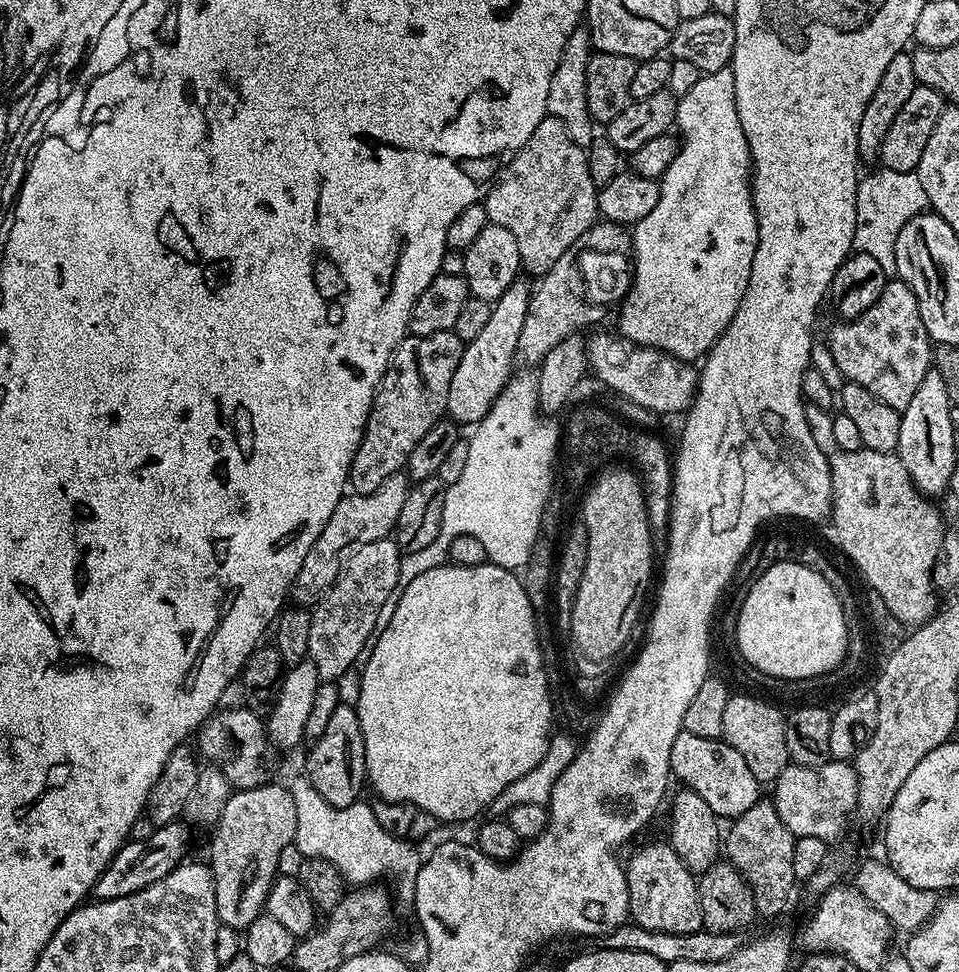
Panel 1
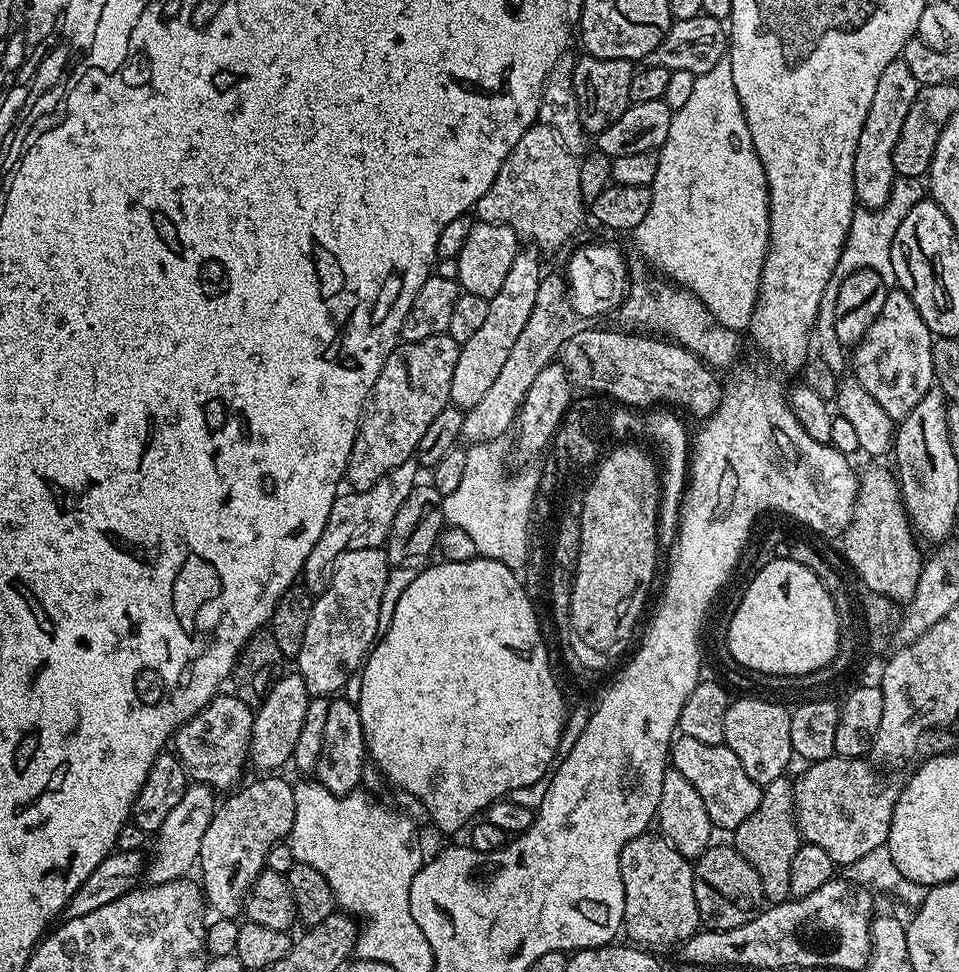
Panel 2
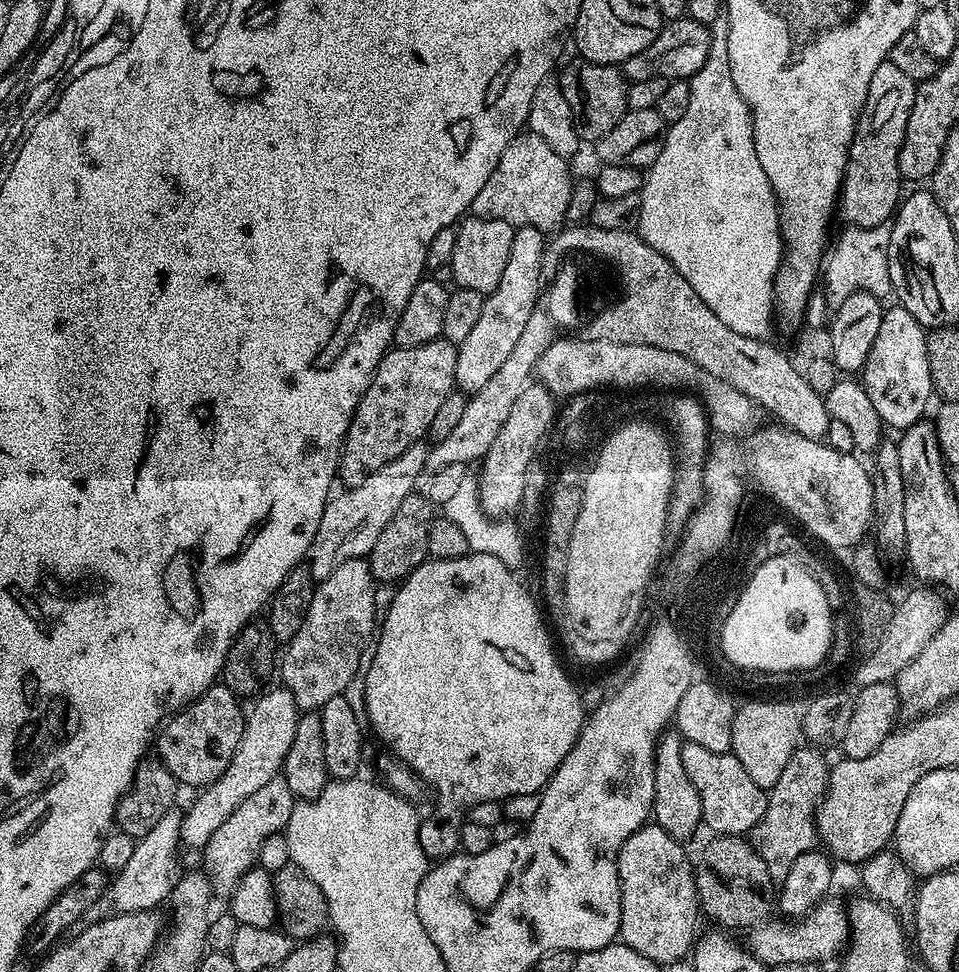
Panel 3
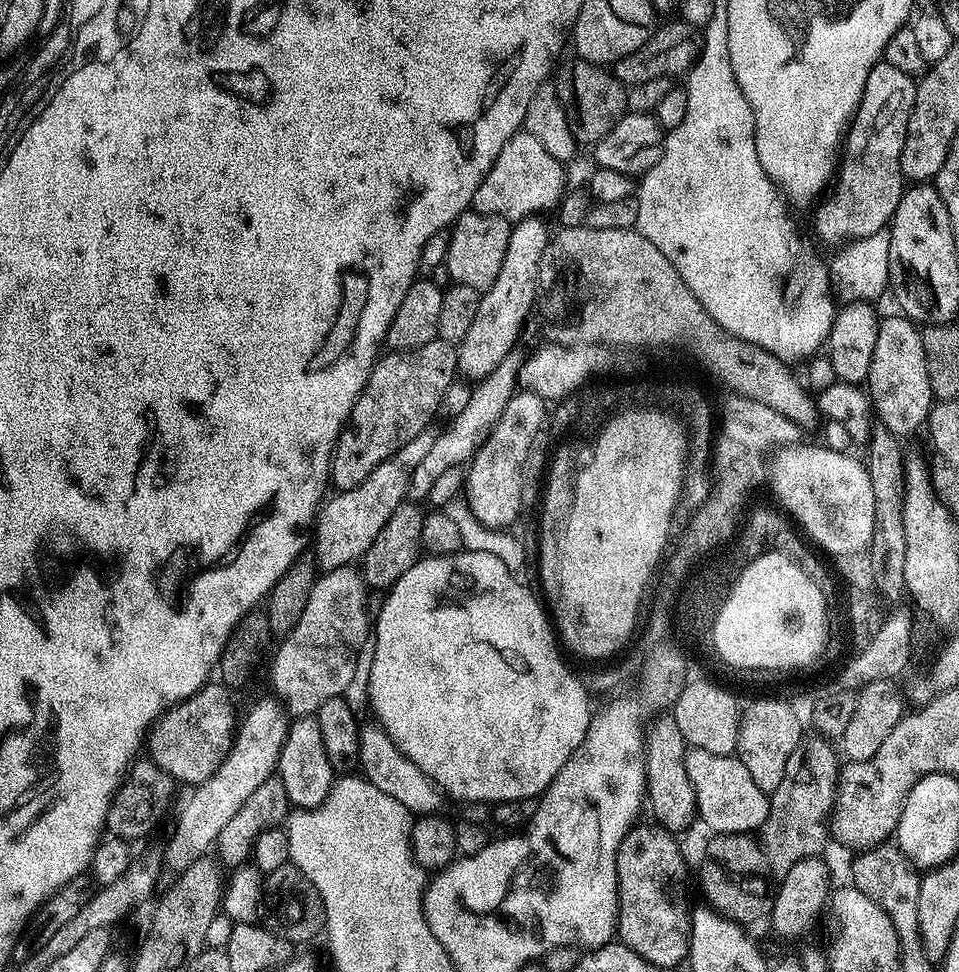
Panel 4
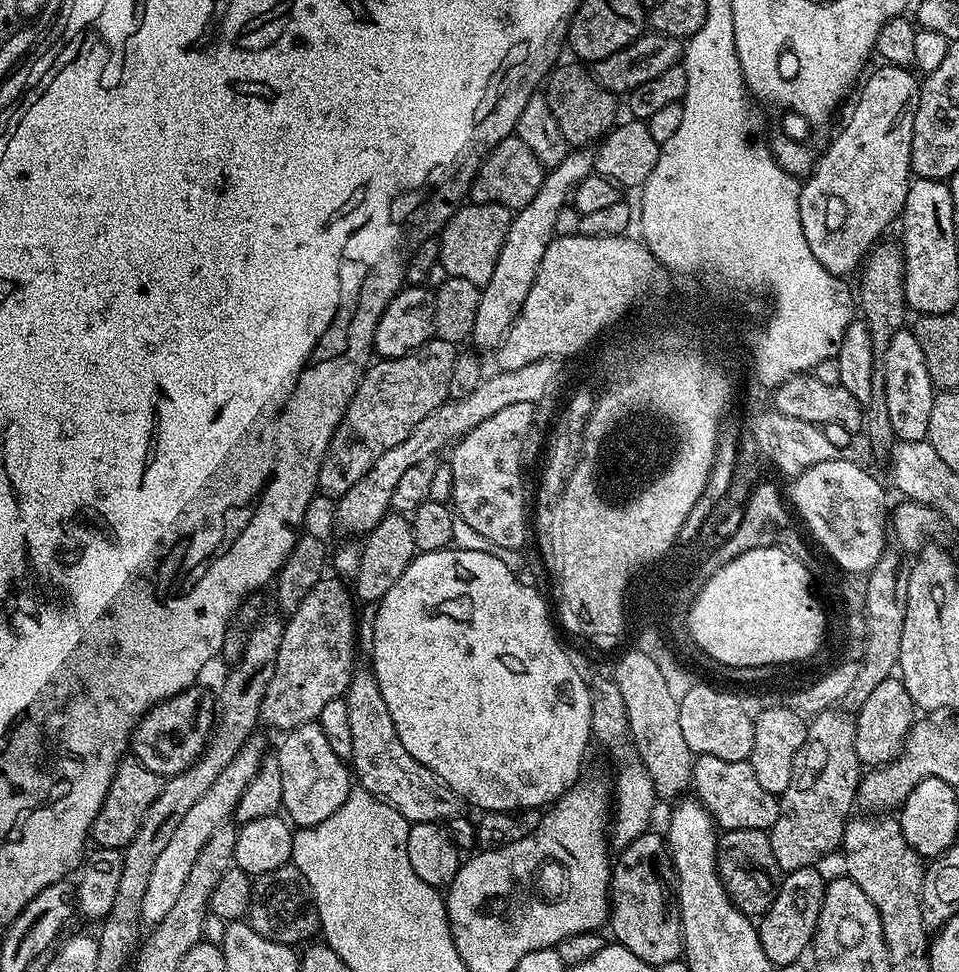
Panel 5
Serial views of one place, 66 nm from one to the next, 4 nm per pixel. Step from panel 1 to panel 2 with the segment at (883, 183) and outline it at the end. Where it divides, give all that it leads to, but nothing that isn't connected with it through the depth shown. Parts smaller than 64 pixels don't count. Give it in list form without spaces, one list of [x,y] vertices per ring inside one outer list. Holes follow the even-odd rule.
[[[897,177],[892,183],[890,199],[881,208],[857,207],[855,216],[851,220],[850,230],[847,232],[847,240],[843,244],[842,254],[839,255],[838,266],[835,267],[835,274],[826,284],[818,308],[824,308],[824,300],[828,300],[828,304],[832,304],[835,308],[838,300],[838,287],[841,286],[841,282],[860,269],[873,269],[885,280],[893,277],[890,246],[893,244],[894,235],[897,234],[903,218],[909,213],[911,207],[923,198],[924,186],[917,177]]]

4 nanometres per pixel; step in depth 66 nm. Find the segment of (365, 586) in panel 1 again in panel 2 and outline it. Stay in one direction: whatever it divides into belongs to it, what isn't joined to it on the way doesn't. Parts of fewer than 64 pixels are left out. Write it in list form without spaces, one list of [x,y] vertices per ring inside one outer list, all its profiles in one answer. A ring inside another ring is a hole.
[[[383,547],[354,550],[336,560],[330,586],[313,599],[306,638],[302,638],[302,650],[294,658],[295,671],[306,682],[309,697],[335,697],[336,691],[361,671],[382,632],[378,610],[389,571],[388,553]]]

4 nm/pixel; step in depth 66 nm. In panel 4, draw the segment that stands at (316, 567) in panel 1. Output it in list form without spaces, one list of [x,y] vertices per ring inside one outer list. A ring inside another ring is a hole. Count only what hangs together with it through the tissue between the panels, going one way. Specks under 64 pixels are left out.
[[[430,426],[422,430],[422,434],[406,442],[406,446],[398,450],[398,454],[374,466],[374,470],[370,470],[366,479],[358,486],[354,486],[354,490],[336,492],[333,500],[329,499],[321,507],[314,524],[314,533],[316,532],[314,555],[321,569],[346,568],[355,565],[364,557],[366,550],[370,550],[374,538],[378,538],[382,526],[390,522],[390,514],[394,514],[394,510],[398,510],[398,506],[405,503],[412,468],[418,466],[418,462],[422,462],[422,458],[434,446],[437,435],[435,427]]]

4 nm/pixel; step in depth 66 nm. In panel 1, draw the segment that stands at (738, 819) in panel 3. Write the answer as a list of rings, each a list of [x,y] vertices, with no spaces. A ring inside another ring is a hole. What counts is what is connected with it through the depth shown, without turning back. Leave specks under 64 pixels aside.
[[[683,731],[674,738],[674,750],[670,750],[672,776],[680,779],[685,789],[698,794],[712,809],[716,817],[735,818],[746,814],[750,806],[762,799],[762,786],[746,766],[742,754],[734,750],[722,738],[698,738],[698,734]]]

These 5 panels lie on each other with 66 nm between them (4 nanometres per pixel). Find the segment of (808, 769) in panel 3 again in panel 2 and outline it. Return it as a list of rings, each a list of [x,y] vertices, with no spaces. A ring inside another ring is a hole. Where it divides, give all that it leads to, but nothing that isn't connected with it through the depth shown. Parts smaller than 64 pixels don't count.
[[[787,775],[780,776],[774,782],[763,785],[758,802],[758,810],[742,822],[731,833],[730,840],[736,849],[758,870],[758,878],[762,878],[764,899],[769,905],[780,904],[792,896],[790,890],[790,862],[794,862],[794,854],[798,854],[802,837],[796,827],[796,804],[792,800],[793,781]]]

